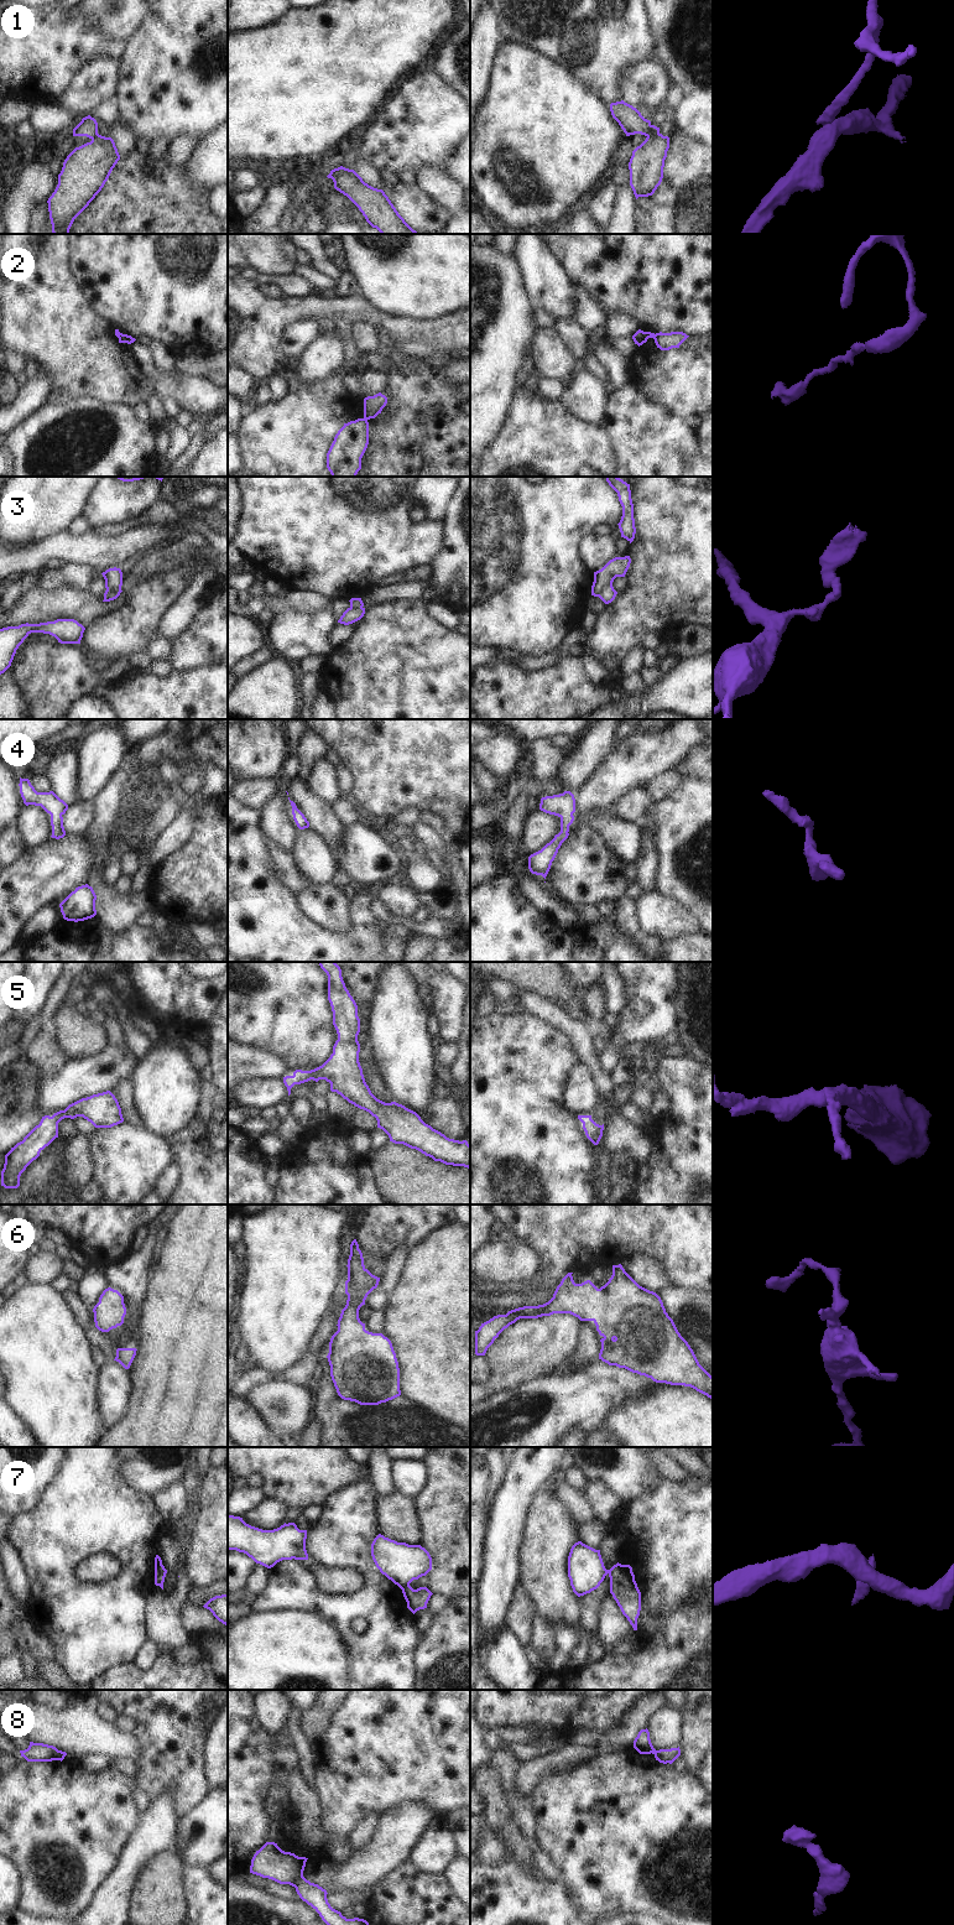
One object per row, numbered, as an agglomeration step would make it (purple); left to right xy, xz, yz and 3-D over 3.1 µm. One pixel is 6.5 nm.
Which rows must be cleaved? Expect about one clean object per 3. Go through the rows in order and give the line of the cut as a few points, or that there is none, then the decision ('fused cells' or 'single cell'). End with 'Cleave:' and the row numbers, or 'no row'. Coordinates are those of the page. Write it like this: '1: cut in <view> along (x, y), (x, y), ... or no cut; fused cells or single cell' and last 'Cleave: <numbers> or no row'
1: cut in yz along (658, 133), (647, 136); fused cells
2: cut in yz along (653, 334), (655, 338); fused cells
3: cut in yz along (611, 583), (598, 596); fused cells
4: no cut; single cell
5: no cut; single cell
6: no cut; single cell
7: cut in xz along (408, 1583), (401, 1588); fused cells
8: cut in xz along (302, 1876), (293, 1886); fused cells
Cleave: 1, 2, 3, 7, 8

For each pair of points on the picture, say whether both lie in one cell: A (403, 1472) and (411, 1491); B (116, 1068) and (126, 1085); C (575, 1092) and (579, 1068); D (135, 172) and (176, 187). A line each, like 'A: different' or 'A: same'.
A: same
B: different
C: same
D: same

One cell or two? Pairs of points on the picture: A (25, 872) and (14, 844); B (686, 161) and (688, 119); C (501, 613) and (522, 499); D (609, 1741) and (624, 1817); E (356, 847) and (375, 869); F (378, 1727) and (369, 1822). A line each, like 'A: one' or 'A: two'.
A: two
B: two
C: one
D: two
E: one
F: two

